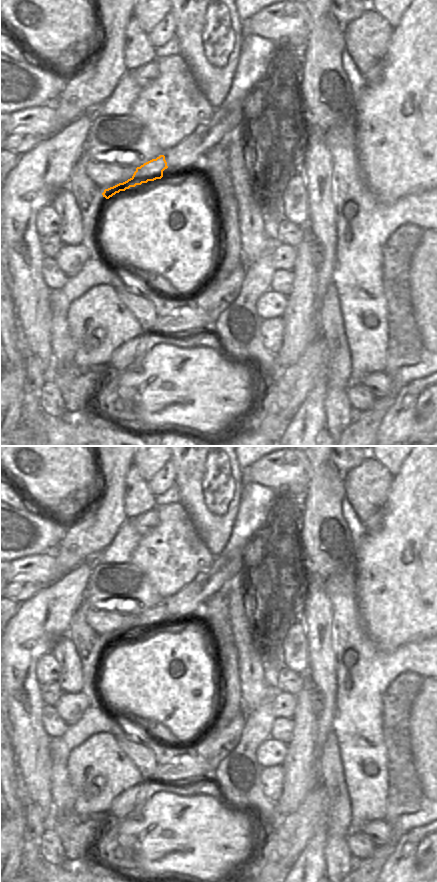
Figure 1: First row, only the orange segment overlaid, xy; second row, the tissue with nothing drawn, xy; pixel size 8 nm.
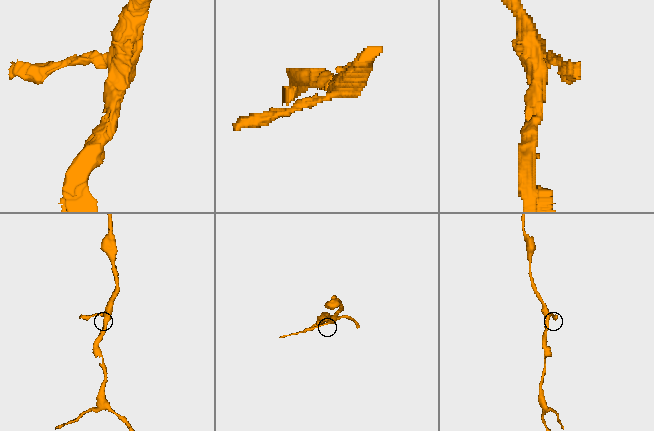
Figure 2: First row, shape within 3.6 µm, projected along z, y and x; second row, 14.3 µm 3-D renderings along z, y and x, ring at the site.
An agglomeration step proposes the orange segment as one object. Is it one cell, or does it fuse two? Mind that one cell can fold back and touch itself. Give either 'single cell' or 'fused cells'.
fused cells

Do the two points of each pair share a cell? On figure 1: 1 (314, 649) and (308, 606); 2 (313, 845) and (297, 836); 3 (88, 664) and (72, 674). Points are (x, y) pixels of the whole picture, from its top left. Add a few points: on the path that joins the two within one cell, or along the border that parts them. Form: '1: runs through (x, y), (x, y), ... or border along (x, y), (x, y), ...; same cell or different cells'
1: runs through (314, 638), (314, 617); same cell
2: border along (321, 823), (294, 862); different cells
3: border along (74, 646), (82, 672), (81, 690); different cells

